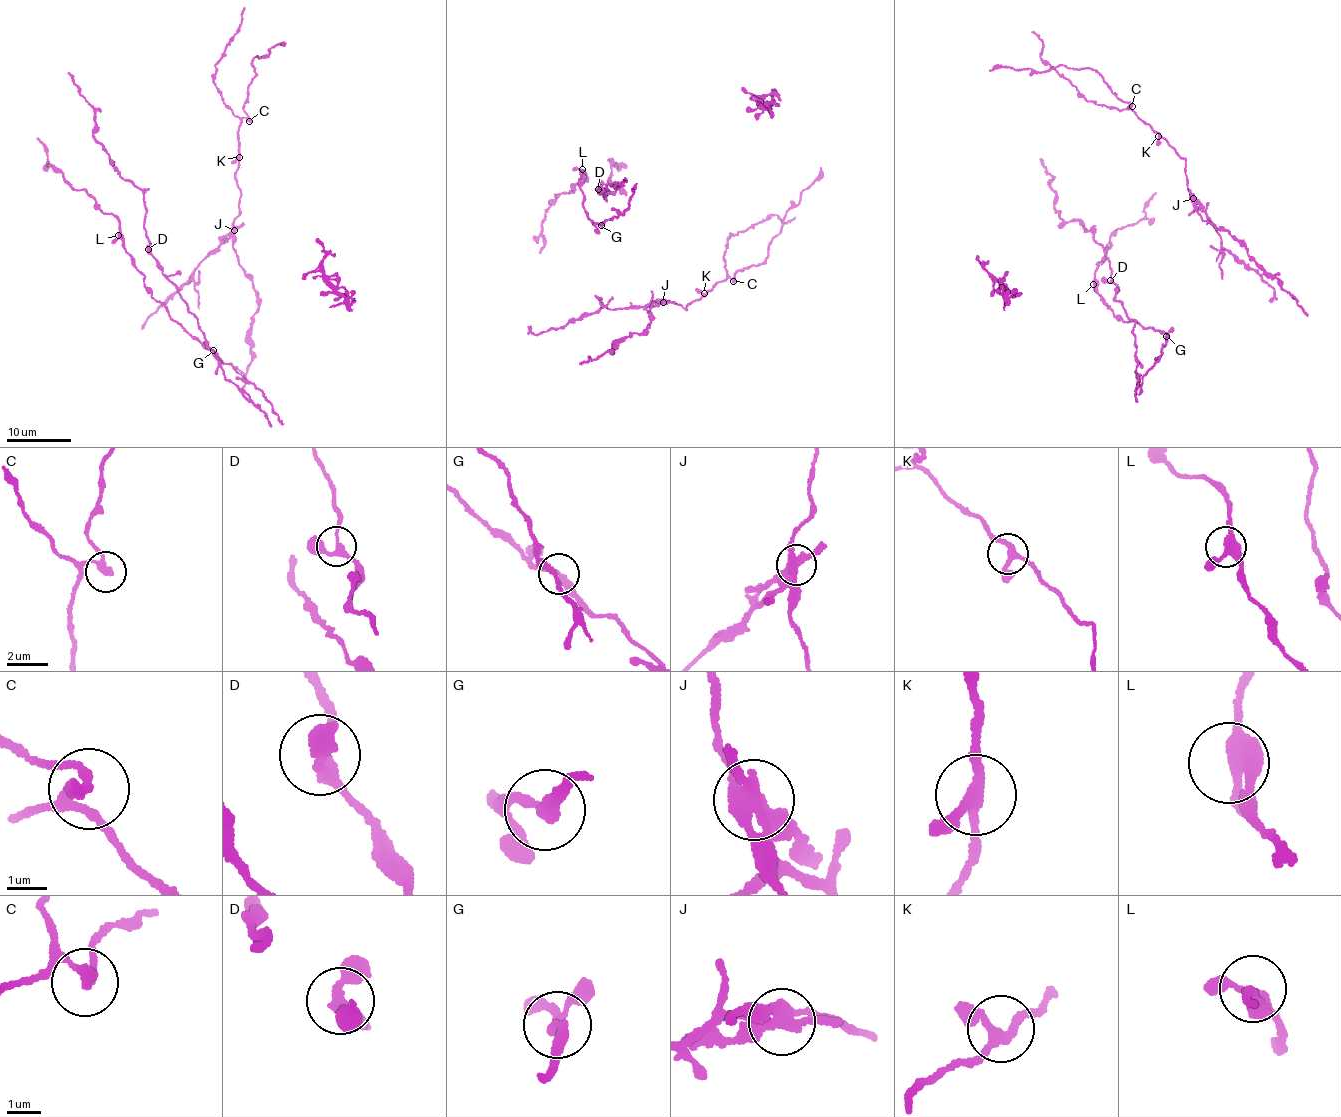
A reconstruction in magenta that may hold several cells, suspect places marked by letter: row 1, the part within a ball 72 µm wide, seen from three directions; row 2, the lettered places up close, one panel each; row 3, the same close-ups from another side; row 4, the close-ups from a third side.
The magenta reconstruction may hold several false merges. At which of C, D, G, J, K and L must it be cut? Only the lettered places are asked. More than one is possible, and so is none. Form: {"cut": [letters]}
{"cut": ["C", "J"]}

